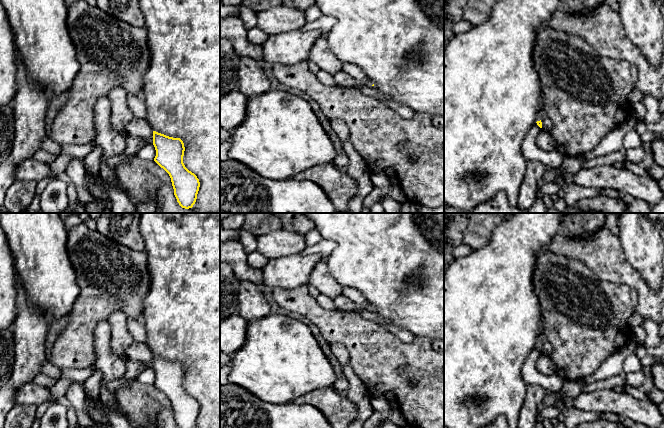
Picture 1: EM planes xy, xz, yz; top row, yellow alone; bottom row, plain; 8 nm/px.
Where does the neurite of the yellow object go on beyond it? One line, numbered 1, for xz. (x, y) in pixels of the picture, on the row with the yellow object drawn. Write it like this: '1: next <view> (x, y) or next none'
1: next none

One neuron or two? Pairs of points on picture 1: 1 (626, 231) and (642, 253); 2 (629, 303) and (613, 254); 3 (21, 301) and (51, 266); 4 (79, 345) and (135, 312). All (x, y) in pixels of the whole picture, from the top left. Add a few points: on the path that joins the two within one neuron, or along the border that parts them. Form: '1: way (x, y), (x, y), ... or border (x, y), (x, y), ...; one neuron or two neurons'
1: way (631, 236), (642, 248); one neuron
2: border (600, 278), (632, 288), (638, 302); two neurons
3: border (17, 281), (24, 290), (25, 298), (42, 312); two neurons
4: way (82, 328), (105, 305), (118, 305); one neuron

